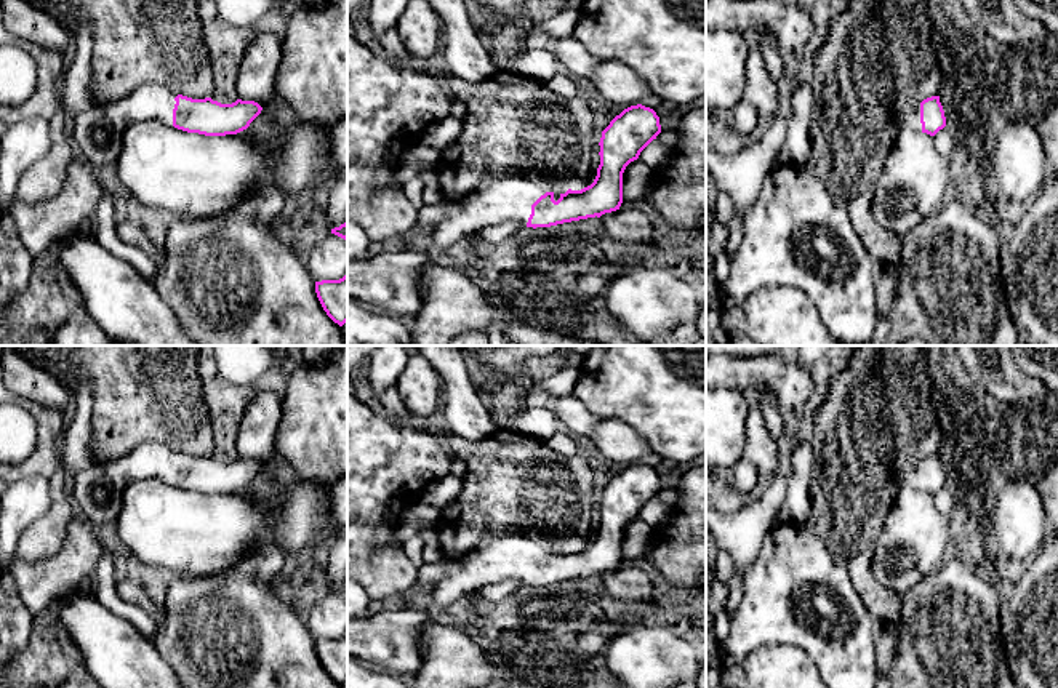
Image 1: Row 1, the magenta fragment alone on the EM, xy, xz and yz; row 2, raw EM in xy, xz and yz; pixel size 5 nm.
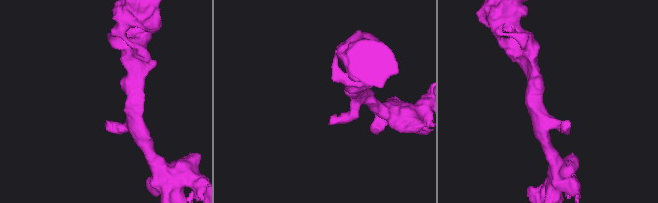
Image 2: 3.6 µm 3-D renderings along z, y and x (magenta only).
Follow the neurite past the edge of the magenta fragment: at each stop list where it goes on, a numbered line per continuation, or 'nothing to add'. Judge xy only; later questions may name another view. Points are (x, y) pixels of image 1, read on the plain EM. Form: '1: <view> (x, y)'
1: xy (98, 490)

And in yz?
1: yz (913, 477)

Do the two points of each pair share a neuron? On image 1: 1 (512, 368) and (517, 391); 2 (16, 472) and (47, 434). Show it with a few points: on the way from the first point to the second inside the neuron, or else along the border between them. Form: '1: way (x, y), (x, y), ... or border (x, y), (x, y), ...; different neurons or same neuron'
1: border (498, 375), (528, 378); different neurons
2: way (28, 468), (47, 445); same neuron

